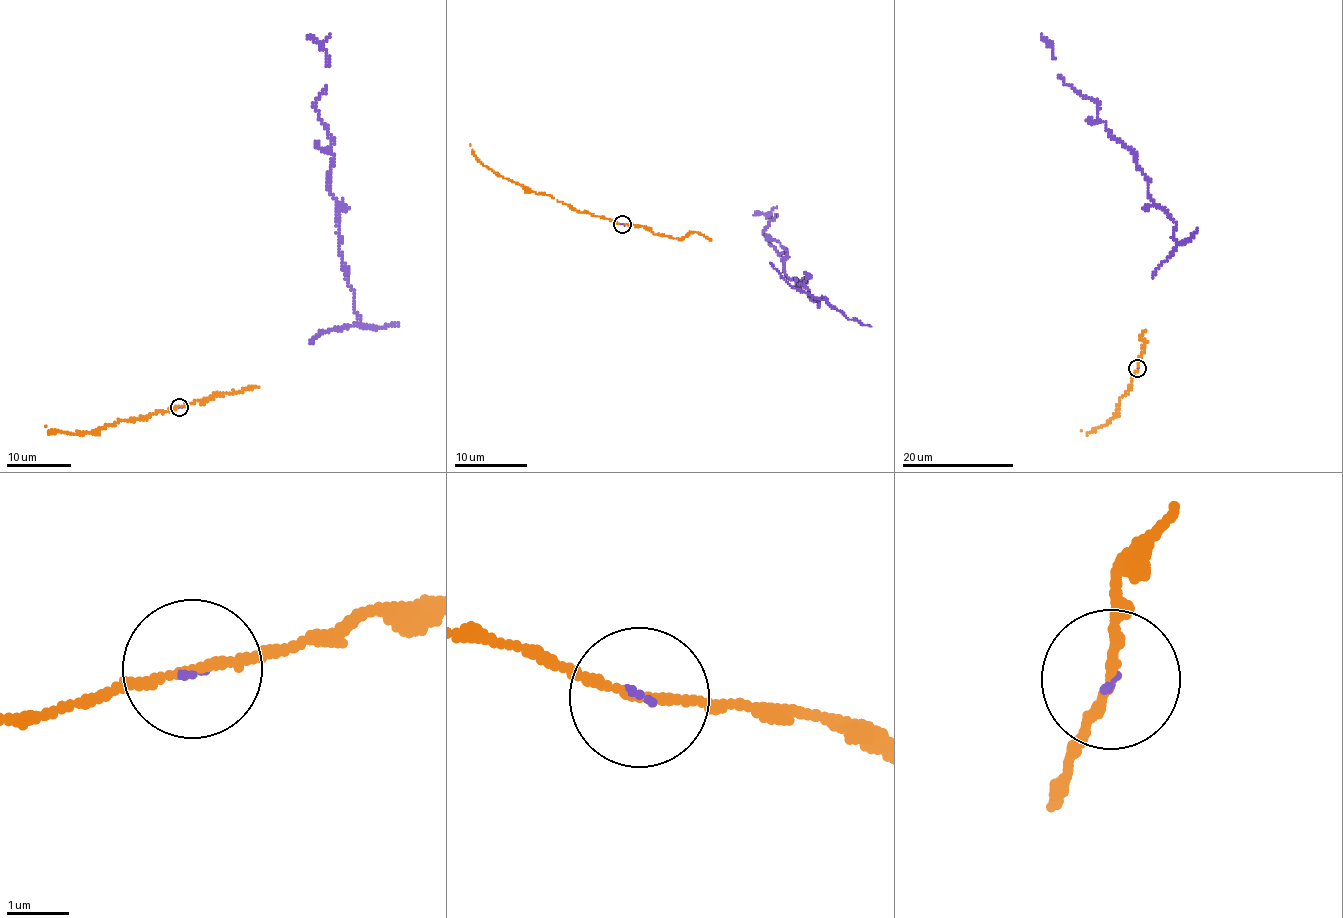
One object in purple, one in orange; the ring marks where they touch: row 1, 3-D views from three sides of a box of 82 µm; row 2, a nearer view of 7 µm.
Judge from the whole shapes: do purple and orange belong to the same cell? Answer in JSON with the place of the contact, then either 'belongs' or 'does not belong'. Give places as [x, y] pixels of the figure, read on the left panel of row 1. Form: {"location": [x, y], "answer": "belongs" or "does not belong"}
{"location": [179, 407], "answer": "belongs"}

